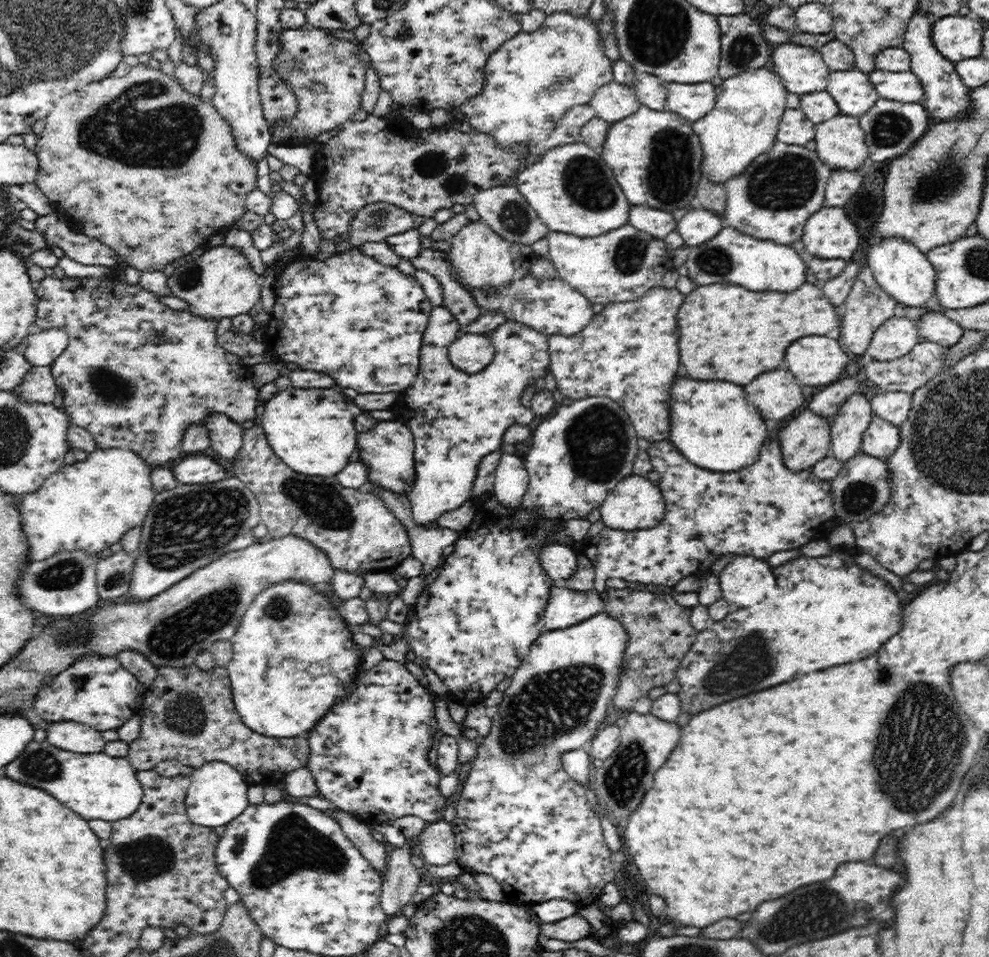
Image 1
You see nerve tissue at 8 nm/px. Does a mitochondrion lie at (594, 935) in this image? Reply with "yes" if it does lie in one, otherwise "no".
no

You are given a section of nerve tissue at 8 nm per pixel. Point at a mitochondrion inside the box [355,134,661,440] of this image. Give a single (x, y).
(585, 181)

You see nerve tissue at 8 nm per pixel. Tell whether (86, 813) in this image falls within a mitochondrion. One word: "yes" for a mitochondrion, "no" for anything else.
no

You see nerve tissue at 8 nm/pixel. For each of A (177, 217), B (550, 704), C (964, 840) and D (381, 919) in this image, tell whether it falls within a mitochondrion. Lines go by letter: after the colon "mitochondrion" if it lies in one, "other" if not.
A: other
B: mitochondrion
C: other
D: other

